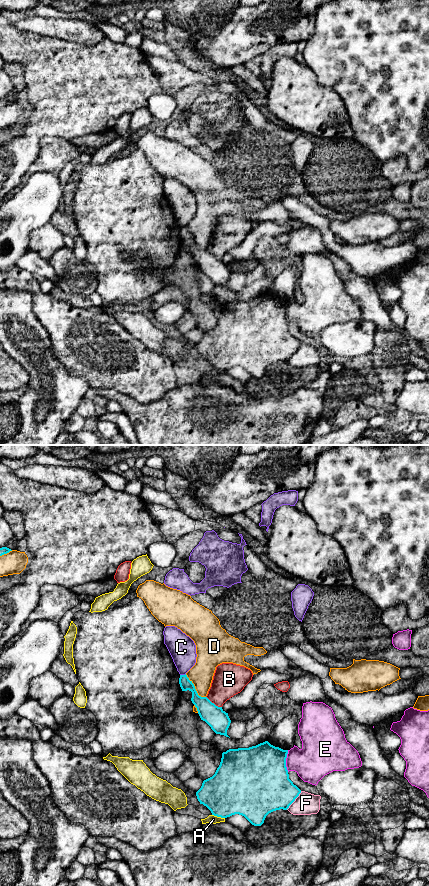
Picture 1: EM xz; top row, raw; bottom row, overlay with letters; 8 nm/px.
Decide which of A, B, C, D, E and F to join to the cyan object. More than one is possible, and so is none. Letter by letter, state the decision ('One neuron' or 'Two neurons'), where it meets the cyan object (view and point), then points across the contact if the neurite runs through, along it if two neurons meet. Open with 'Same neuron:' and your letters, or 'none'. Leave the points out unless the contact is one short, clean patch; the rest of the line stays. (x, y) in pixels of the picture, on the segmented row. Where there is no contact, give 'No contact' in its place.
Same neuron: none
A: Two neurons. Touches cyan at xz (218, 816)
B: Two neurons. Touches cyan at xz (213, 703). Boundary: xz (206, 696), (221, 707)
C: Two neurons. Touches cyan at xz (182, 675). Boundary: xz (185, 673), (180, 675)
D: Two neurons. Touches cyan at xz (194, 688)
E: Two neurons. Touches cyan at xz (285, 761). Boundary: xz (288, 750), (286, 758), (287, 771)
F: Two neurons. Touches cyan at xz (294, 800)

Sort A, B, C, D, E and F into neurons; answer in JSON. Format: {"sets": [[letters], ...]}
{"sets": [["A"], ["B"], ["C"], ["D"], ["E"], ["F"]]}

